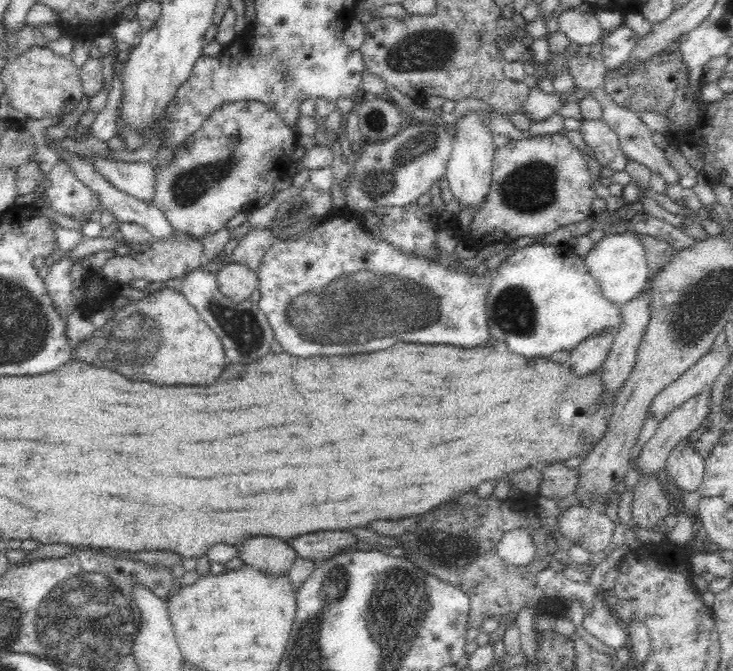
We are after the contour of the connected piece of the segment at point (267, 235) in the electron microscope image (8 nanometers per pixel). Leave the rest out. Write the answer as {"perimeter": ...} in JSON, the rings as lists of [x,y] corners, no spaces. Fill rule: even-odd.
{"perimeter":[[[255,228],[240,240],[234,252],[223,258],[230,263],[245,264],[256,271],[260,266],[261,258],[270,250],[274,240],[275,234],[270,228]]]}

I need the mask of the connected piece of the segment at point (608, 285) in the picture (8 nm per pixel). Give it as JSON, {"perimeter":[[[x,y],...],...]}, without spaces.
{"perimeter":[[[607,233],[602,240],[593,244],[593,248],[584,256],[584,262],[590,274],[598,281],[603,295],[614,304],[620,306],[629,302],[644,288],[649,280],[647,259],[639,238],[632,233]]]}

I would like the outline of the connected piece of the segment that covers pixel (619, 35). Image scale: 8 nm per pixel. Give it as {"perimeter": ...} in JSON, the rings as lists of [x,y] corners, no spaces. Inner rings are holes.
{"perimeter":[[[622,26],[612,30],[602,42],[601,53],[607,68],[616,69],[630,58],[638,35],[628,26]]]}

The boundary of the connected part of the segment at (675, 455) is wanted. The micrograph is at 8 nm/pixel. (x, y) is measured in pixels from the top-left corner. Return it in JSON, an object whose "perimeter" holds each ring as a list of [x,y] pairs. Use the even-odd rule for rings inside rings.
{"perimeter":[[[680,440],[666,459],[668,478],[683,492],[694,492],[700,486],[705,472],[705,460],[696,453],[694,443]]]}

